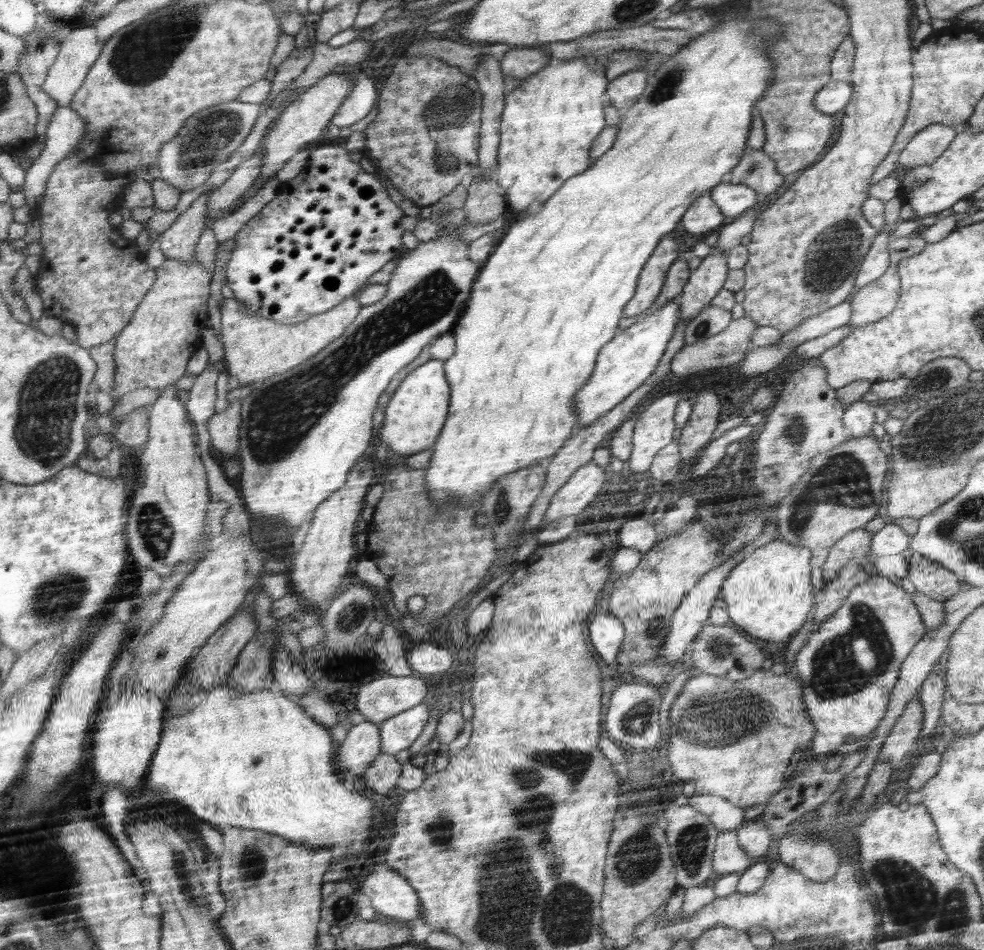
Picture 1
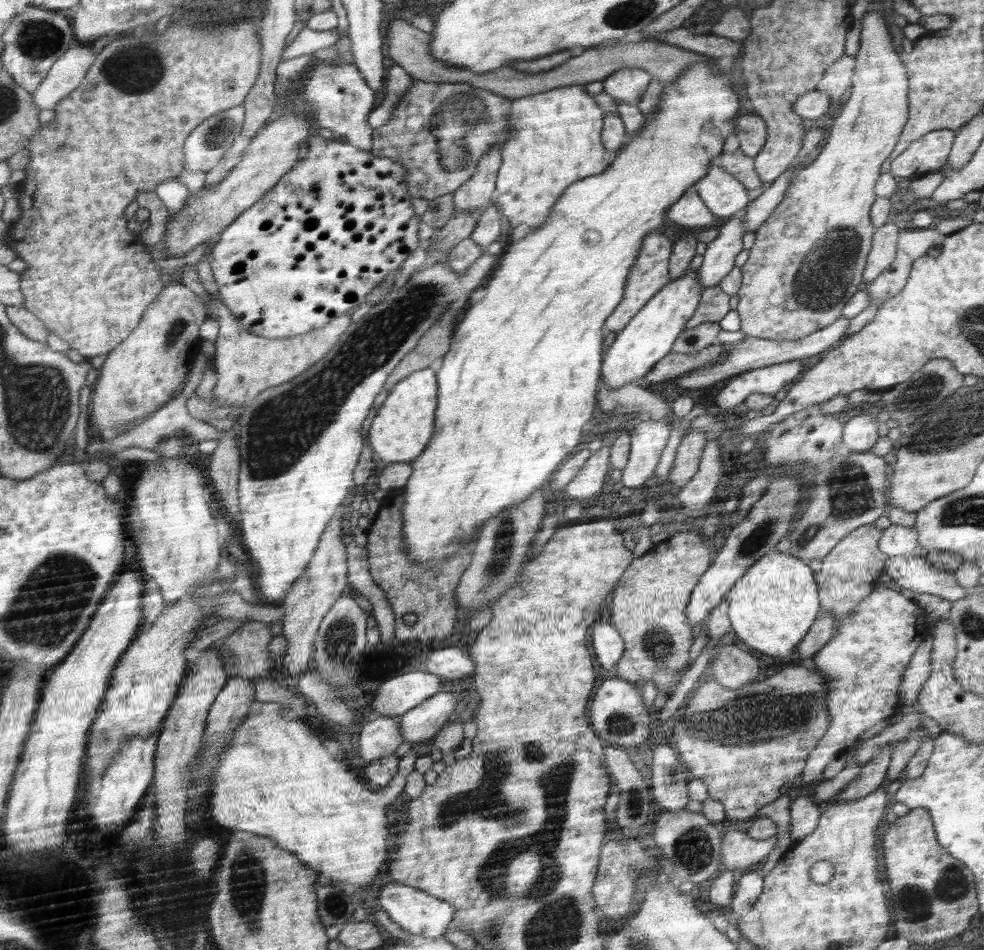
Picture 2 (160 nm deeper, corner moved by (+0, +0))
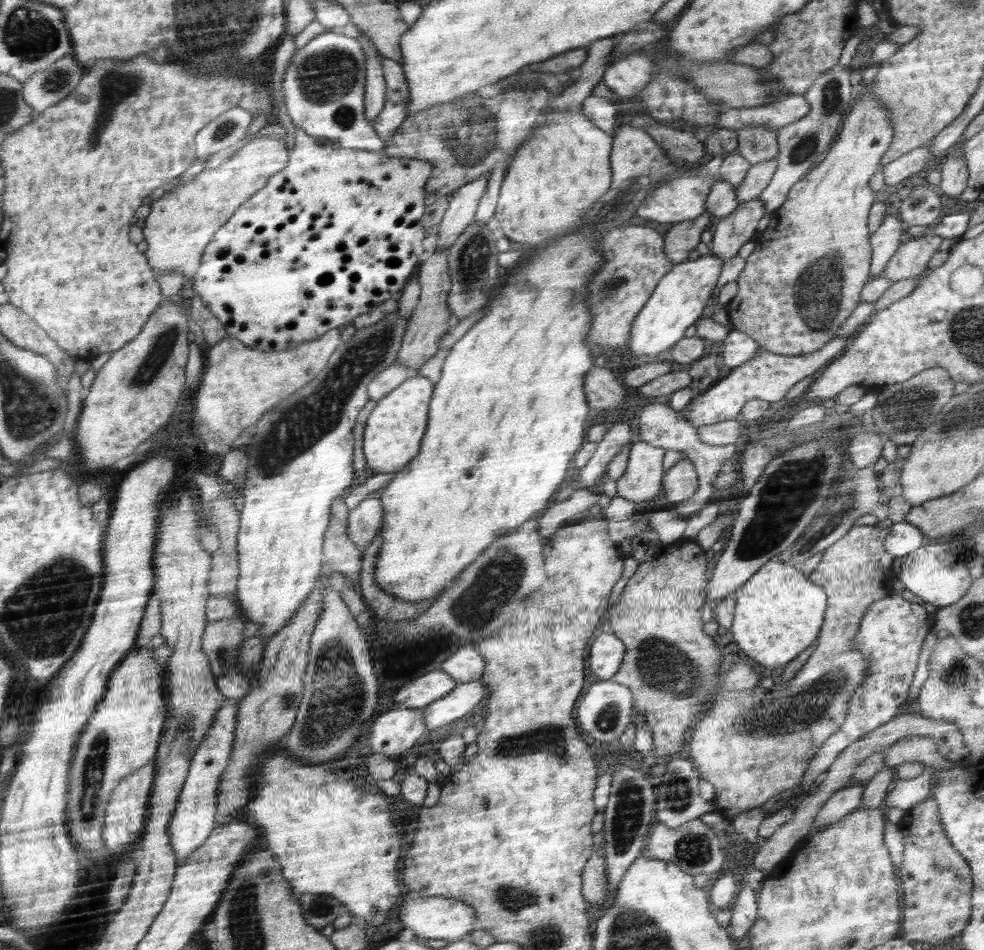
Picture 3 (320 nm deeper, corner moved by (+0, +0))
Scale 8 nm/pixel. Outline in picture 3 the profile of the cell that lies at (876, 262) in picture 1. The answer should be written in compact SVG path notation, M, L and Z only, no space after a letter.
M895 215L884 217L880 227L872 233L871 244L874 250L872 256L871 276L873 278L881 276L889 263L892 256L899 250L904 228L900 219Z

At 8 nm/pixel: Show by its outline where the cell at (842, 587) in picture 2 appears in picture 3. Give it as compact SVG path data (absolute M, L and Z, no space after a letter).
M859 525L851 528L824 555L808 578L822 585L827 596L822 632L818 636L816 648L806 664L792 680L776 680L774 688L766 691L754 687L752 690L723 691L715 698L712 710L704 713L704 720L691 727L692 736L685 745L685 756L694 763L700 779L714 785L717 811L732 820L742 812L762 806L772 796L796 786L807 773L811 760L820 748L831 739L847 719L852 695L869 675L867 658L855 647L853 640L858 634L860 623L867 614L868 607L888 594L893 593L893 556L884 550L884 539L888 528L878 525Z

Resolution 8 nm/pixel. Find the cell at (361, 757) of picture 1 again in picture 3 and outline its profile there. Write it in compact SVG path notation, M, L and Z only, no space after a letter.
M394 708L386 714L382 714L372 724L369 730L369 740L372 746L372 754L393 758L394 756L408 756L410 749L416 744L426 731L426 722L422 716L422 709Z

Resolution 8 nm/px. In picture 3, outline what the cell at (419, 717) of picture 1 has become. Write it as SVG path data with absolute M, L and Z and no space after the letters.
M480 680L459 683L446 696L422 708L426 731L430 732L462 719L476 708L484 698L489 698L489 688Z

